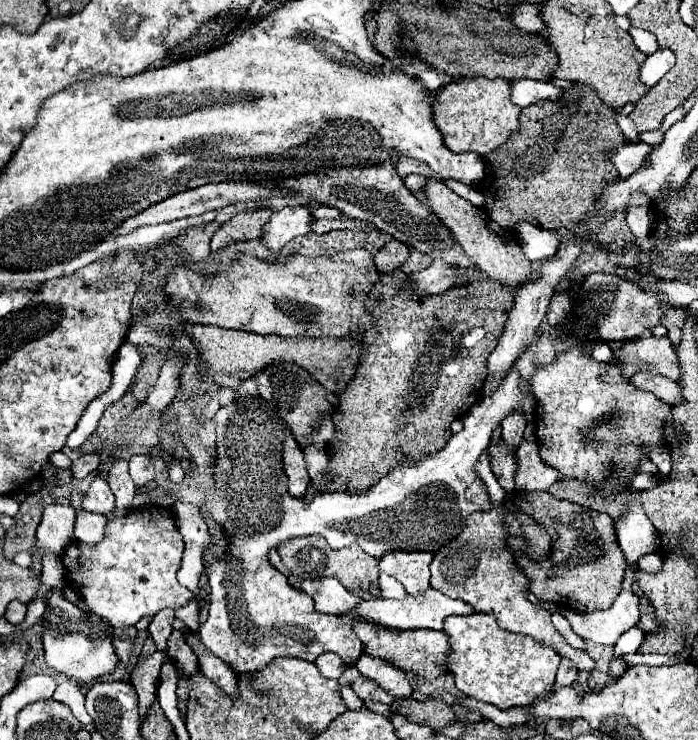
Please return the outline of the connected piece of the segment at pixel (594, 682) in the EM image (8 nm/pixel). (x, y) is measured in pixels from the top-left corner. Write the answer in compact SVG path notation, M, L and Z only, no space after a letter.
M592 671L592 673L590 673L588 683L590 683L590 687L592 687L594 691L600 691L602 687L606 687L606 685L614 683L614 679L612 679L612 677L608 677L608 675L604 675L604 673L600 673L600 671Z

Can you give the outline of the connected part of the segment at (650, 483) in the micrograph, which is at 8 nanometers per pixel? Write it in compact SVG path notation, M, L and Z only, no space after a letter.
M642 473L642 475L638 475L638 477L632 481L632 487L634 487L634 489L638 489L638 491L652 489L652 487L656 487L656 485L658 485L654 479L656 479L656 477L654 477L652 473Z

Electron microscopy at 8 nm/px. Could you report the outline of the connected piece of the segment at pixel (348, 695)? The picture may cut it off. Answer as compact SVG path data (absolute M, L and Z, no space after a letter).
M342 685L342 698L344 699L345 704L348 709L361 709L362 701L357 697L356 693L352 691L350 685Z

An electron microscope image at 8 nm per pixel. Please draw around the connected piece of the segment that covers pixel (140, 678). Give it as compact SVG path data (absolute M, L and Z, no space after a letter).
M156 649L156 653L150 657L140 655L136 667L128 675L128 681L138 693L138 707L140 707L142 719L148 715L148 709L156 701L156 691L160 685L160 669L162 669L162 663L166 661L166 655L168 653L160 649Z

